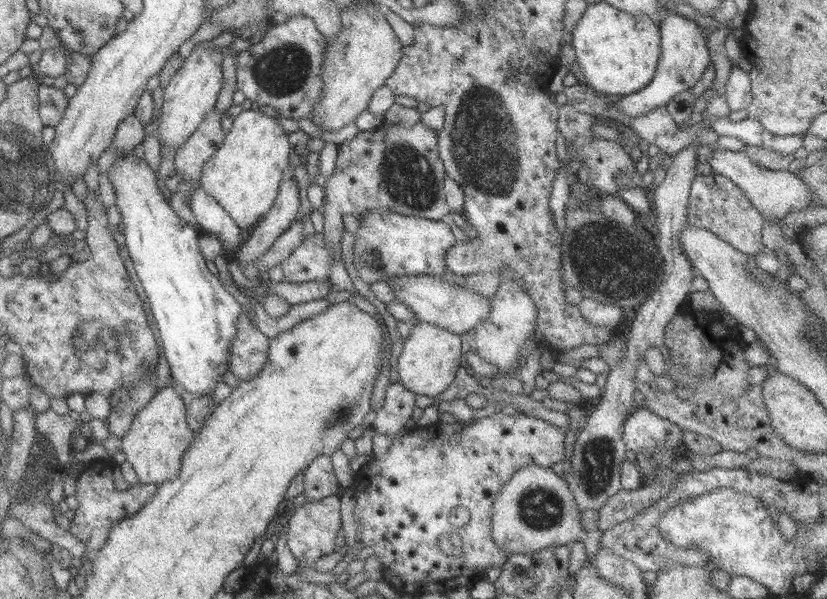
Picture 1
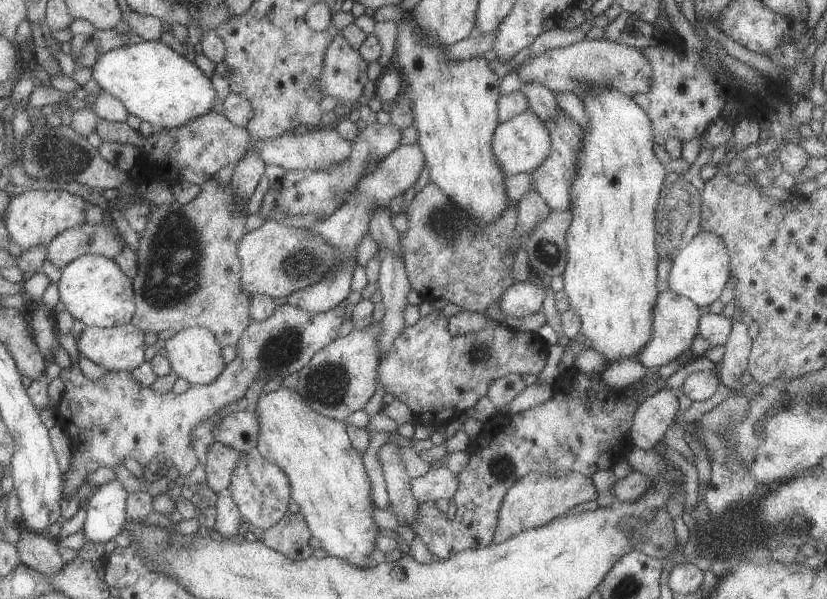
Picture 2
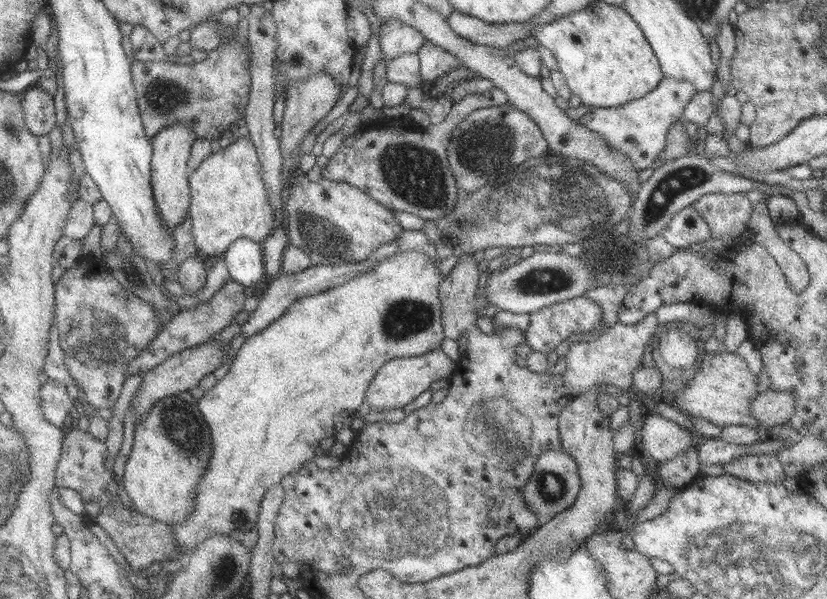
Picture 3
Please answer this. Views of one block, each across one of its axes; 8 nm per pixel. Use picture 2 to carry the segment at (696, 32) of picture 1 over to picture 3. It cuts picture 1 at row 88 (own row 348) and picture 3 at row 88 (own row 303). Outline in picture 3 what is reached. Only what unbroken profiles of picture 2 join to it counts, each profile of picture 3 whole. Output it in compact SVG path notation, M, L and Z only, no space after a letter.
M666 76L658 83L658 86L654 88L654 90L645 94L642 98L617 107L592 107L589 113L577 120L577 124L599 135L612 150L626 156L628 162L632 164L632 168L634 168L636 172L640 172L640 170L652 167L652 163L655 160L666 155L666 139L669 134L670 126L683 117L684 107L692 100L695 94L696 90L694 90L694 86L692 86L692 83L688 82L688 80L674 80L674 78L668 78L668 76Z

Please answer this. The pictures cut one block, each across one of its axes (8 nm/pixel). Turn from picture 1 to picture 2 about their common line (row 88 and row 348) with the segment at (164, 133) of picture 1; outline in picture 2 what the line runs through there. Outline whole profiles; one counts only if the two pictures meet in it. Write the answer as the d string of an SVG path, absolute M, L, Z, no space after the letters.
M206 327L179 330L165 342L171 369L191 385L207 385L226 368L215 334Z

